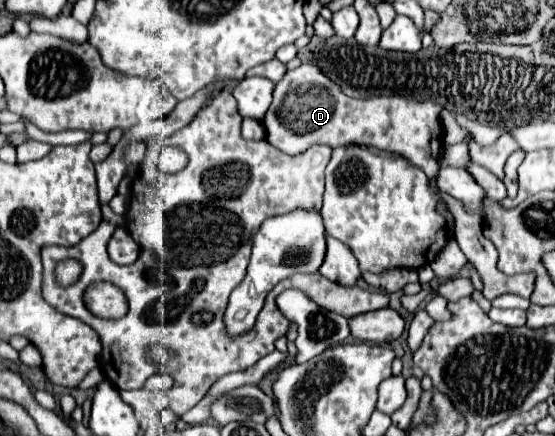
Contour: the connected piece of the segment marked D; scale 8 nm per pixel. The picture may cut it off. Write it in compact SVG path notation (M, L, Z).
M306 63L288 71L286 77L276 83L274 101L264 117L264 127L268 143L286 155L298 155L312 145L328 145L332 149L350 143L368 145L402 155L432 179L440 167L438 155L444 137L440 127L440 111L440 105L430 101L418 103L406 97L352 99L344 95L342 89L316 65Z

